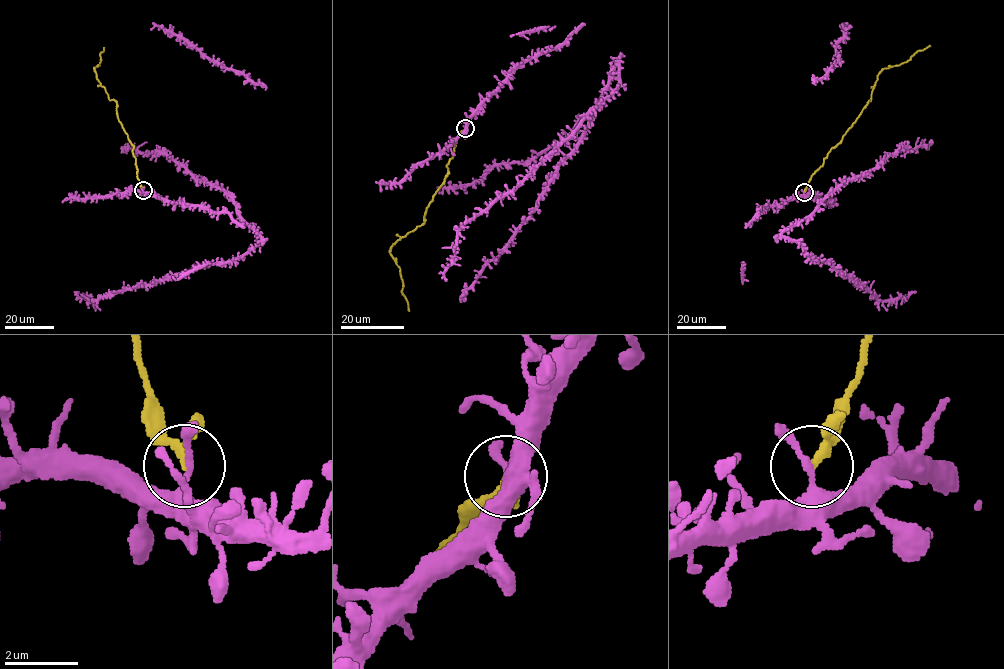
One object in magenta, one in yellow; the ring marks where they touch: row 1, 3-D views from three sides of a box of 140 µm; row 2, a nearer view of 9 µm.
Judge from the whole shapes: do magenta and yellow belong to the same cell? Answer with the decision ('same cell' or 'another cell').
another cell

